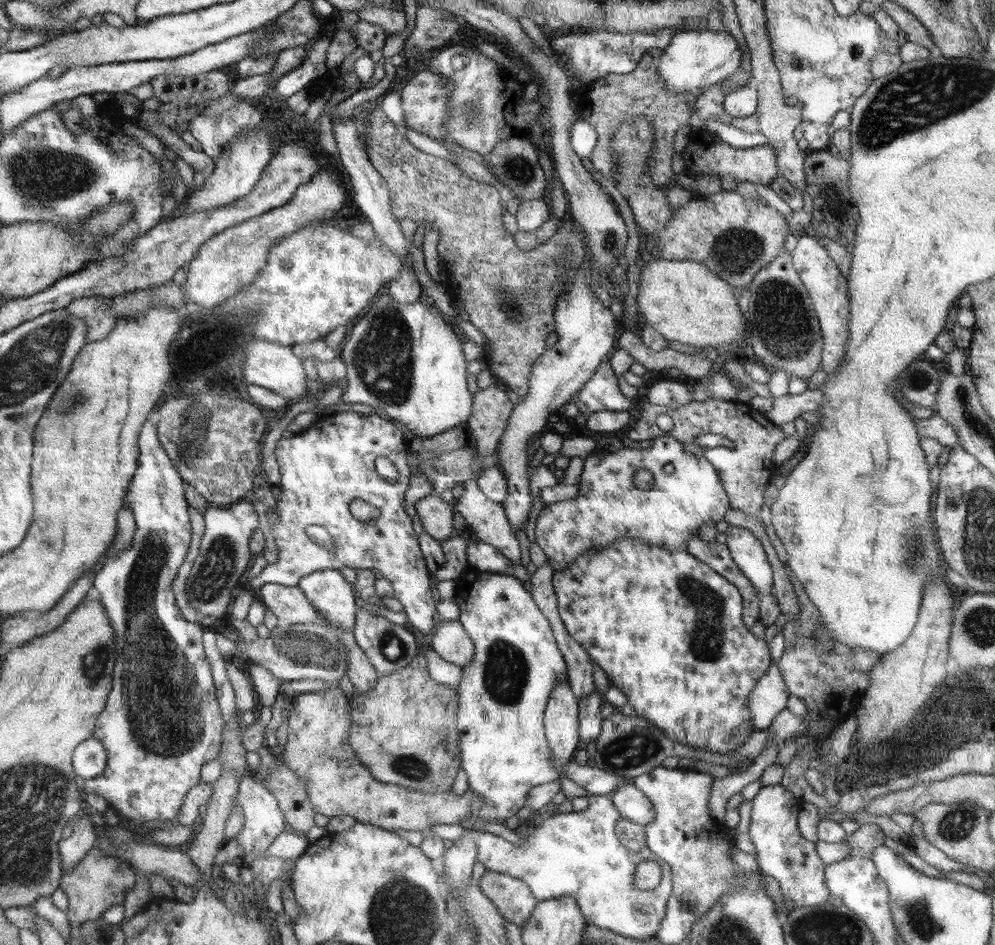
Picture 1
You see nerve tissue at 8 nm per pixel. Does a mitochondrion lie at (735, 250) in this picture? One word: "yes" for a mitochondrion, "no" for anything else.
yes

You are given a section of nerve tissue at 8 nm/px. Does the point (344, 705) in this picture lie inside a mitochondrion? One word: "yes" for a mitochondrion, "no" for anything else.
no

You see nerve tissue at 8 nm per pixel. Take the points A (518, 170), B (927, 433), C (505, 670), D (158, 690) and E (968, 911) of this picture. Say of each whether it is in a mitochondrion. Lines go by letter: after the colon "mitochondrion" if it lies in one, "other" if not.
A: mitochondrion
B: other
C: mitochondrion
D: mitochondrion
E: other

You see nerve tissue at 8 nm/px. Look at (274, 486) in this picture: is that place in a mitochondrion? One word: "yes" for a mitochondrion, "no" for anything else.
no

